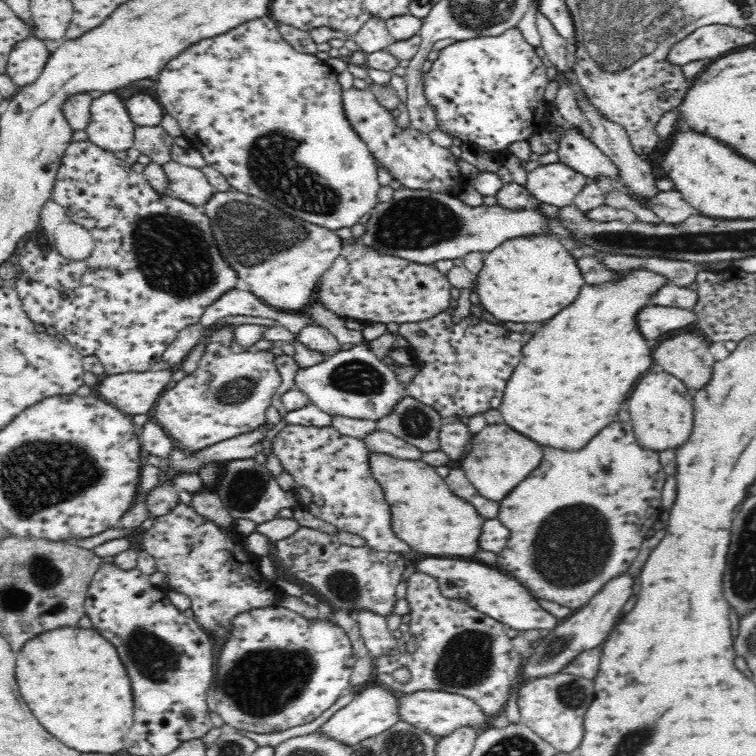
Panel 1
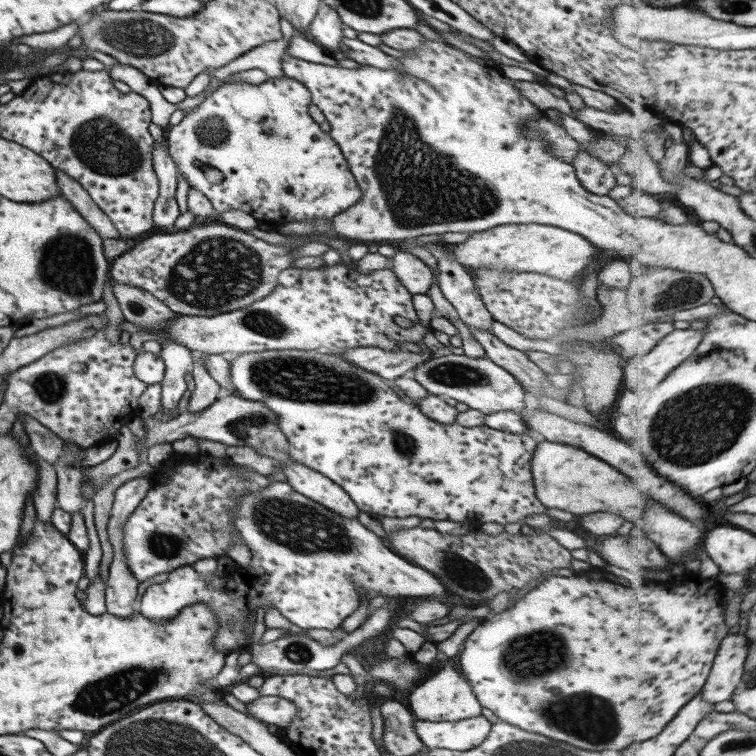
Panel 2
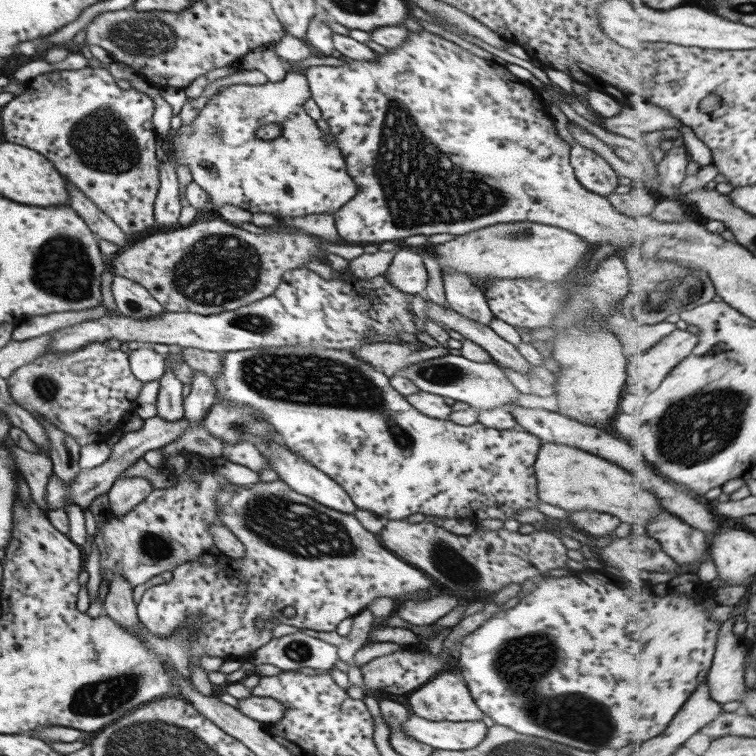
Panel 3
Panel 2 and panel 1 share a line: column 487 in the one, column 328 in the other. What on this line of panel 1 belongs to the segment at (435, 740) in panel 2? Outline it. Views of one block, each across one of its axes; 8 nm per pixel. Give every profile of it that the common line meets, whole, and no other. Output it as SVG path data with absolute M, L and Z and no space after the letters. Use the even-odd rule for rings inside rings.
M373 683L356 694L349 704L332 714L319 730L323 734L327 734L328 738L354 748L360 741L372 738L395 724L399 720L398 707L399 699L396 692L383 685Z

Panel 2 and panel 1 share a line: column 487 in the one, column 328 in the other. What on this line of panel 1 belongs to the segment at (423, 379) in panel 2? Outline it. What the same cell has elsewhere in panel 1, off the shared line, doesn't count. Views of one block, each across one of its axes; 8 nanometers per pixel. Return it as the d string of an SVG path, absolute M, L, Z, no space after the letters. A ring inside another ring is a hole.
M366 339L349 350L340 350L318 364L300 367L295 375L295 384L322 412L348 418L377 421L389 415L404 397L406 388L401 387L388 364L382 363L368 349Z

